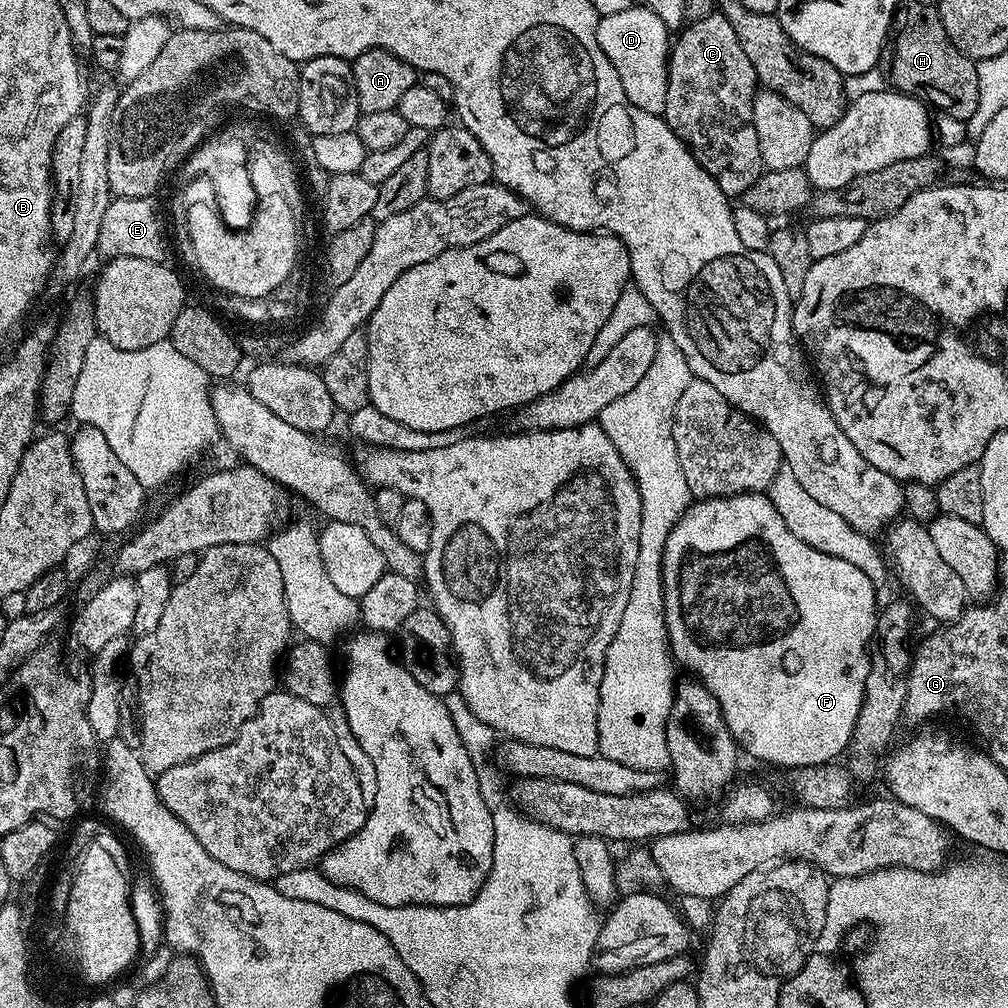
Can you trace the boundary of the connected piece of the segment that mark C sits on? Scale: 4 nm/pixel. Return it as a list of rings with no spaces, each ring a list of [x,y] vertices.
[[[719,10],[711,11],[701,20],[692,20],[680,34],[677,40],[675,37],[668,54],[664,121],[692,151],[699,164],[712,175],[714,182],[718,182],[725,196],[743,197],[744,192],[750,190],[750,186],[754,186],[754,182],[758,182],[758,178],[766,171],[762,162],[762,150],[758,150],[758,130],[754,126],[754,98],[758,91],[754,66],[746,58],[730,22]]]

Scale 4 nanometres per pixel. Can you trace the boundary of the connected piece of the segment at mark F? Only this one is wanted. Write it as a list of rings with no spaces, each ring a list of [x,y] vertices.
[[[743,492],[737,496],[700,498],[684,511],[682,518],[674,526],[674,530],[670,530],[670,538],[666,538],[666,550],[662,554],[662,582],[664,583],[664,625],[668,628],[668,642],[673,661],[679,667],[681,664],[688,671],[685,673],[691,674],[695,679],[699,680],[704,685],[704,689],[715,698],[716,707],[719,708],[721,716],[724,717],[724,724],[728,727],[728,733],[732,735],[737,745],[743,751],[745,748],[754,759],[765,760],[768,764],[777,764],[781,770],[787,770],[790,768],[801,768],[802,766],[814,766],[815,764],[831,764],[837,759],[836,755],[840,751],[841,755],[847,749],[854,734],[854,722],[858,722],[858,710],[862,710],[862,698],[864,697],[868,661],[870,659],[870,641],[878,615],[874,586],[870,582],[870,578],[866,578],[866,574],[862,570],[858,570],[858,566],[850,566],[850,562],[842,562],[830,554],[822,554],[818,550],[814,550],[814,546],[806,546],[806,542],[802,542],[798,538],[794,538],[794,534],[790,534],[786,522],[782,522],[779,507],[773,504],[767,495],[759,492]]]

